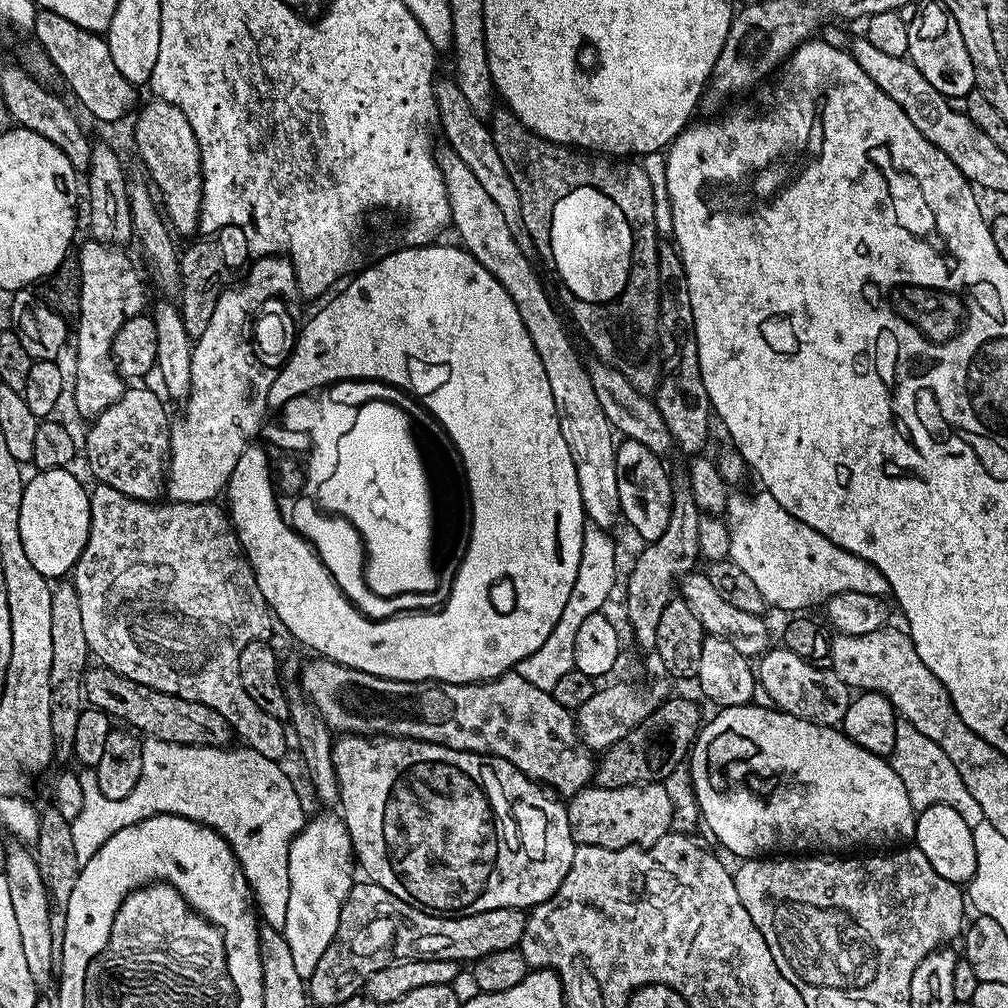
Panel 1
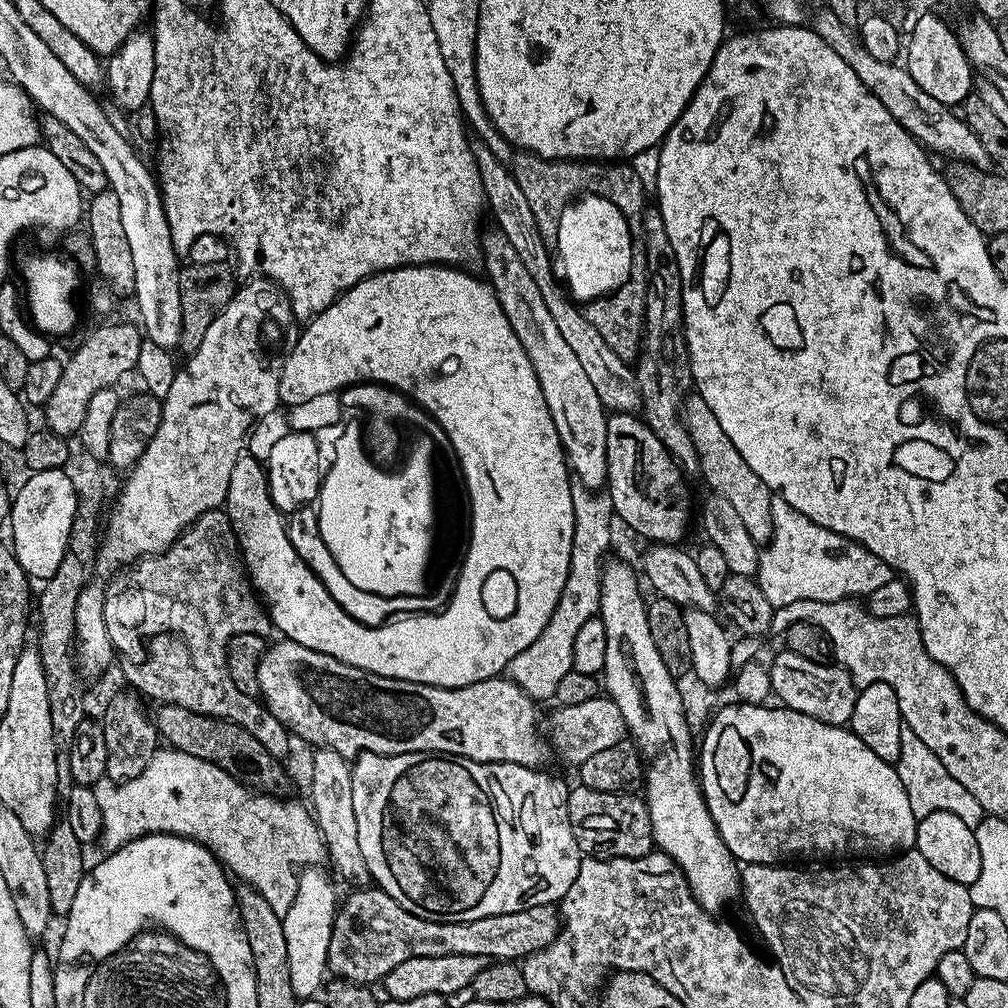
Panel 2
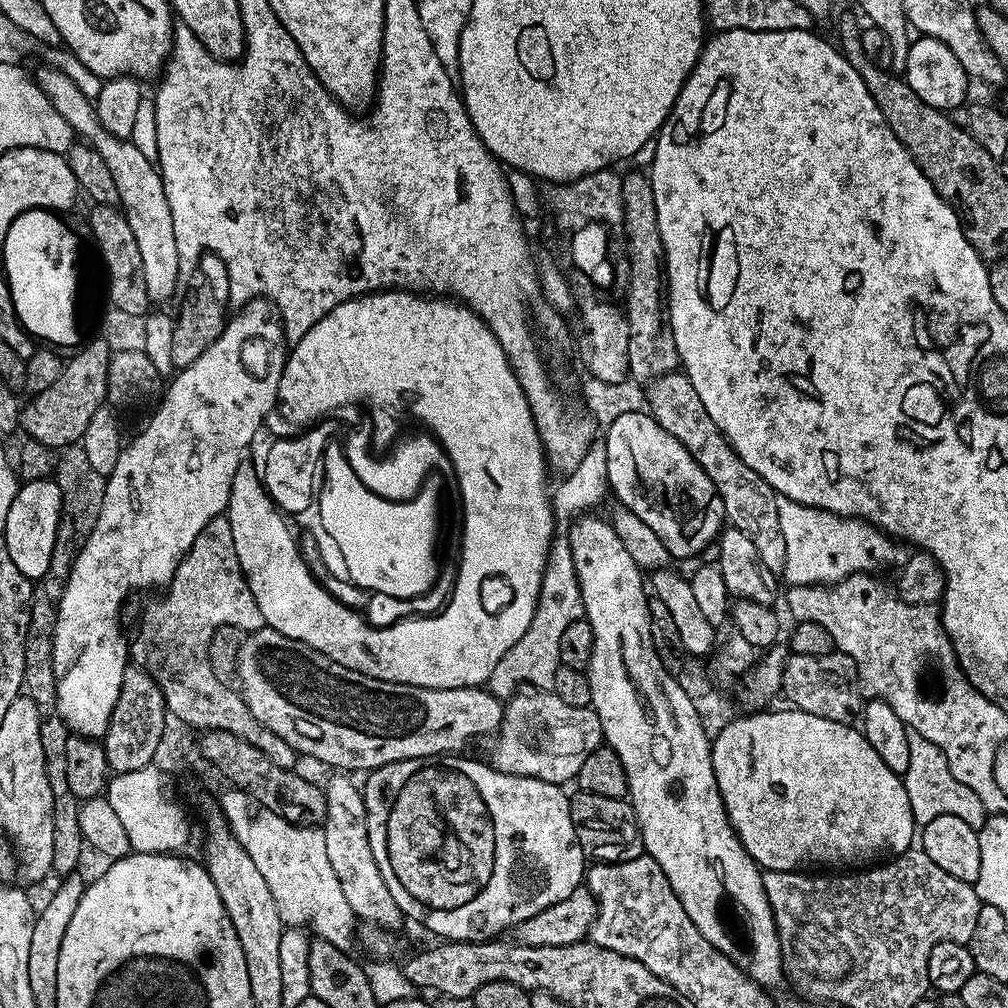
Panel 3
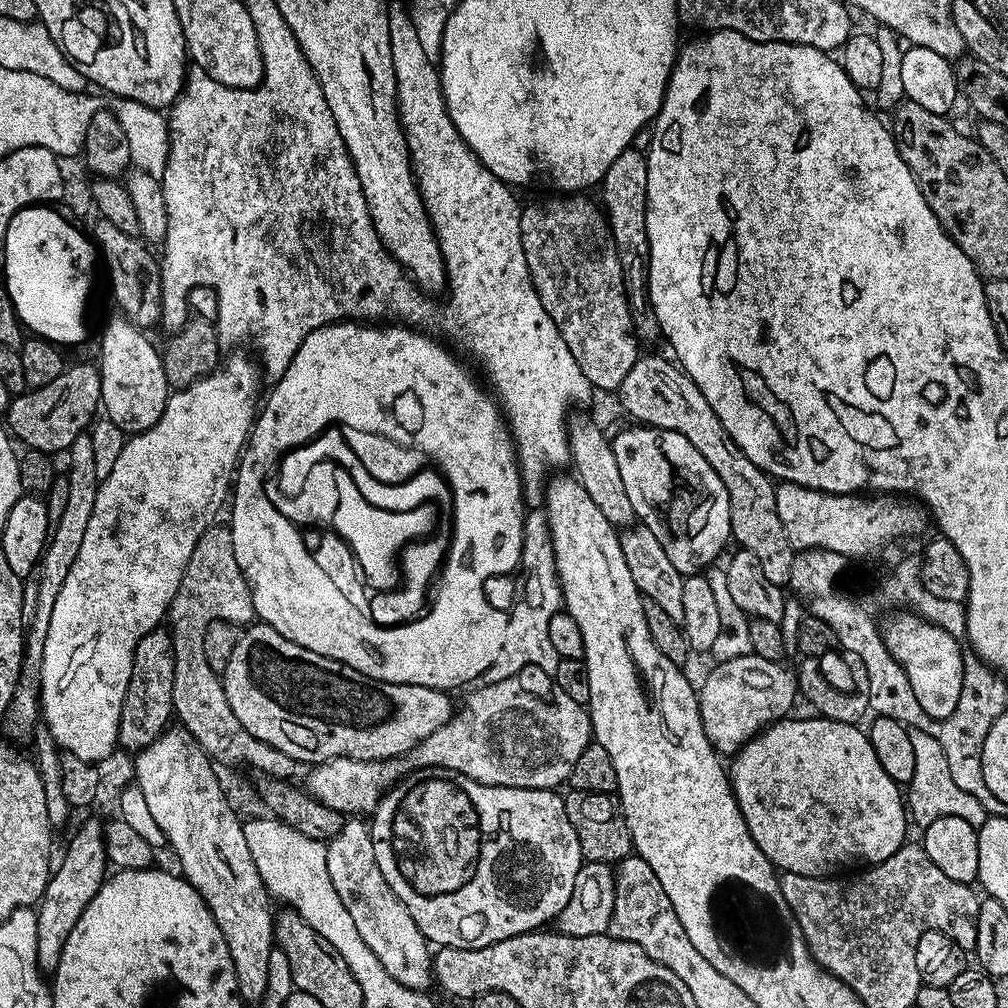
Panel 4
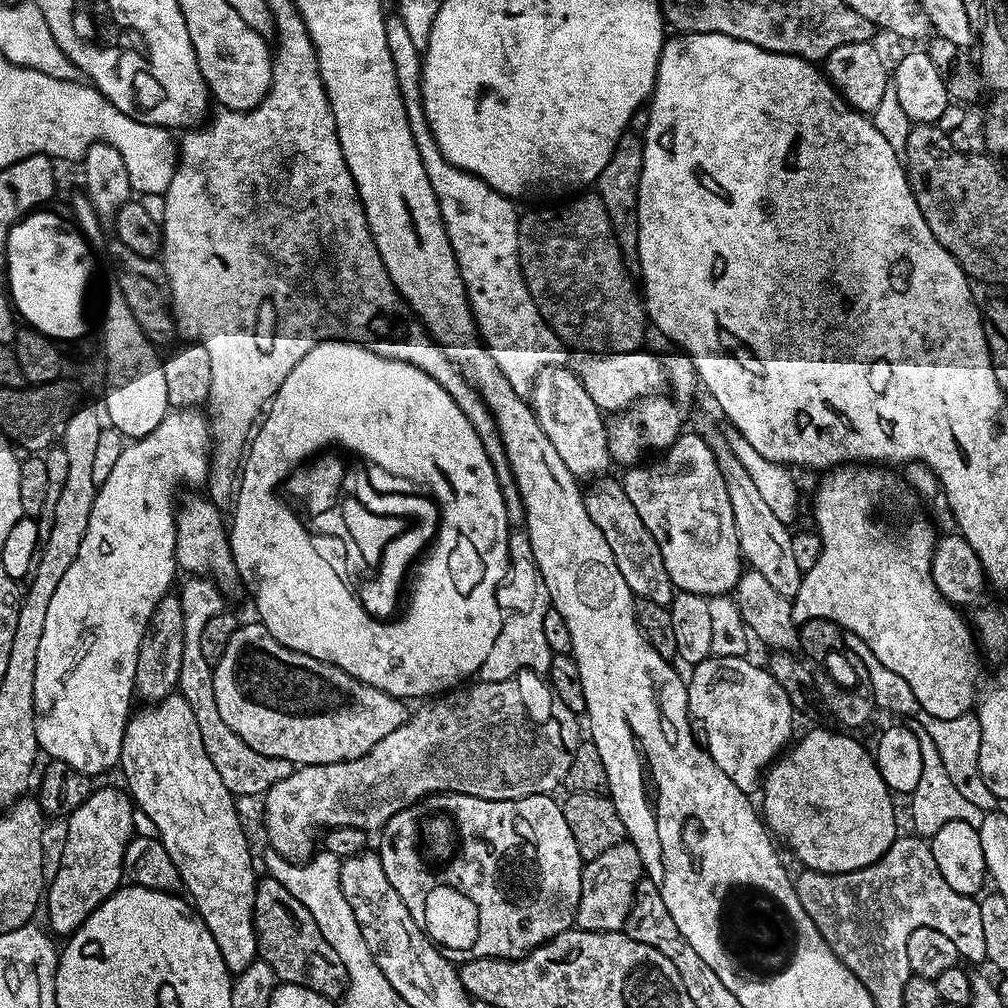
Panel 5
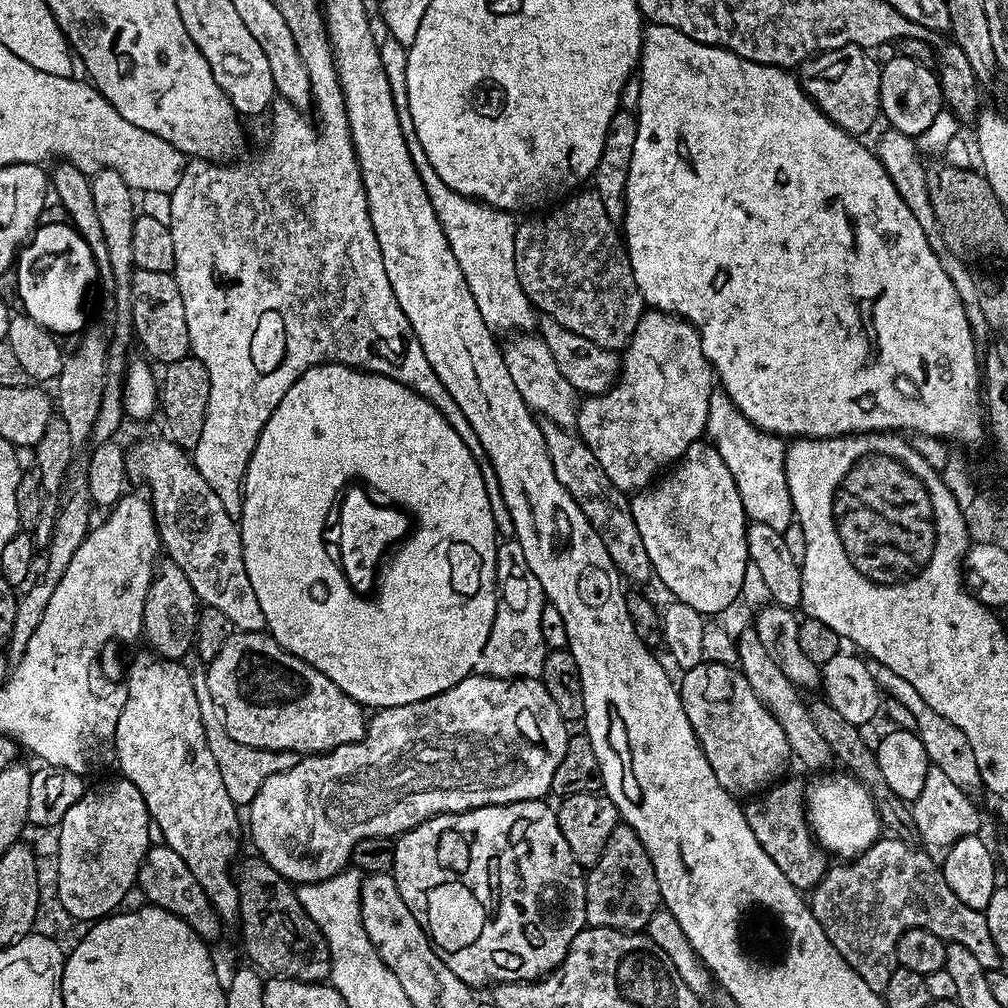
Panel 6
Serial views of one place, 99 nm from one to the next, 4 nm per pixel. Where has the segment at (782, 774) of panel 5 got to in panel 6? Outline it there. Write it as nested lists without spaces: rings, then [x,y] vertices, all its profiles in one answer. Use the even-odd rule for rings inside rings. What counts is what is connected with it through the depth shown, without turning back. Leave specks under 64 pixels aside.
[[[824,776],[806,788],[806,811],[808,813],[808,827],[812,829],[813,837],[825,853],[847,862],[855,860],[876,840],[881,839],[882,825],[880,815],[876,809],[876,801],[868,793],[868,787],[855,776]]]

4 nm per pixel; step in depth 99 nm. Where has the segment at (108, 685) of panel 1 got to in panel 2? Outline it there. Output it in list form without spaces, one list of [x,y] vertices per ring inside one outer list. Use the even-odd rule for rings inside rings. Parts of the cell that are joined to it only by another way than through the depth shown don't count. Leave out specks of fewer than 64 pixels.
[[[160,704],[154,712],[154,723],[159,739],[169,748],[177,748],[182,754],[194,754],[194,758],[202,758],[206,762],[214,762],[226,774],[239,780],[245,788],[261,794],[280,794],[288,784],[288,776],[277,757],[271,756],[250,734],[250,730],[242,730],[229,720],[217,716],[203,716],[194,710],[186,710],[186,706],[177,704]]]

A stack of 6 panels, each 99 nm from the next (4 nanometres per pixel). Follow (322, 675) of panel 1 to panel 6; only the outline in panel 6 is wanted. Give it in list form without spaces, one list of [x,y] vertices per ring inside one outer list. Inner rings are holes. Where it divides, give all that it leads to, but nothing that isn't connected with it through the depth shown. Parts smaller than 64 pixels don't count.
[[[233,631],[226,646],[222,646],[220,653],[207,665],[206,671],[212,700],[234,742],[255,748],[269,748],[275,752],[319,754],[333,752],[338,746],[364,739],[366,712],[361,704],[334,686],[334,682],[322,674],[322,670],[314,670],[314,666],[302,662],[302,658],[281,648],[267,631]]]

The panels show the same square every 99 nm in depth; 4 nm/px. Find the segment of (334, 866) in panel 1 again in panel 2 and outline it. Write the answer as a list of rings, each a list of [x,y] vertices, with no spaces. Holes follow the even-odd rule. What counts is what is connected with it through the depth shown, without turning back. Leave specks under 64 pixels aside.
[[[308,866],[297,875],[296,897],[282,918],[286,934],[286,963],[290,965],[290,990],[296,995],[297,1001],[313,999],[326,984],[330,934],[336,917],[338,896],[336,900],[333,877],[328,877],[322,869],[320,866]]]

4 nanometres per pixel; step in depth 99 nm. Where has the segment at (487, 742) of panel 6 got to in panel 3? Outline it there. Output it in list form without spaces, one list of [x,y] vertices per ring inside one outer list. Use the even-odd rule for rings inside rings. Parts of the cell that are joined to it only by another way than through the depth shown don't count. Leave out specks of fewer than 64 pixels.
[[[528,686],[504,704],[504,717],[501,718],[498,729],[499,736],[500,741],[493,746],[490,757],[493,768],[506,774],[529,776],[542,782],[564,786],[567,785],[567,780],[568,783],[575,781],[578,770],[582,770],[582,762],[586,762],[586,758],[594,749],[601,747],[604,731],[598,714],[591,706],[586,708],[570,706],[562,702],[562,698],[557,696],[555,691],[537,690]]]

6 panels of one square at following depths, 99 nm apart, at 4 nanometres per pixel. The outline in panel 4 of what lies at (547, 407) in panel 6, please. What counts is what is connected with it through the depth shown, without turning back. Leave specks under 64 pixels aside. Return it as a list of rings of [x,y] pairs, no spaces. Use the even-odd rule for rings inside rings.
[[[573,415],[568,425],[568,445],[572,451],[570,463],[573,464],[574,475],[581,486],[590,494],[594,506],[606,514],[610,523],[623,530],[637,523],[634,506],[630,506],[630,497],[626,495],[626,485],[622,483],[622,474],[618,470],[618,462],[614,458],[609,437],[604,437],[605,429],[595,424],[587,415]]]

